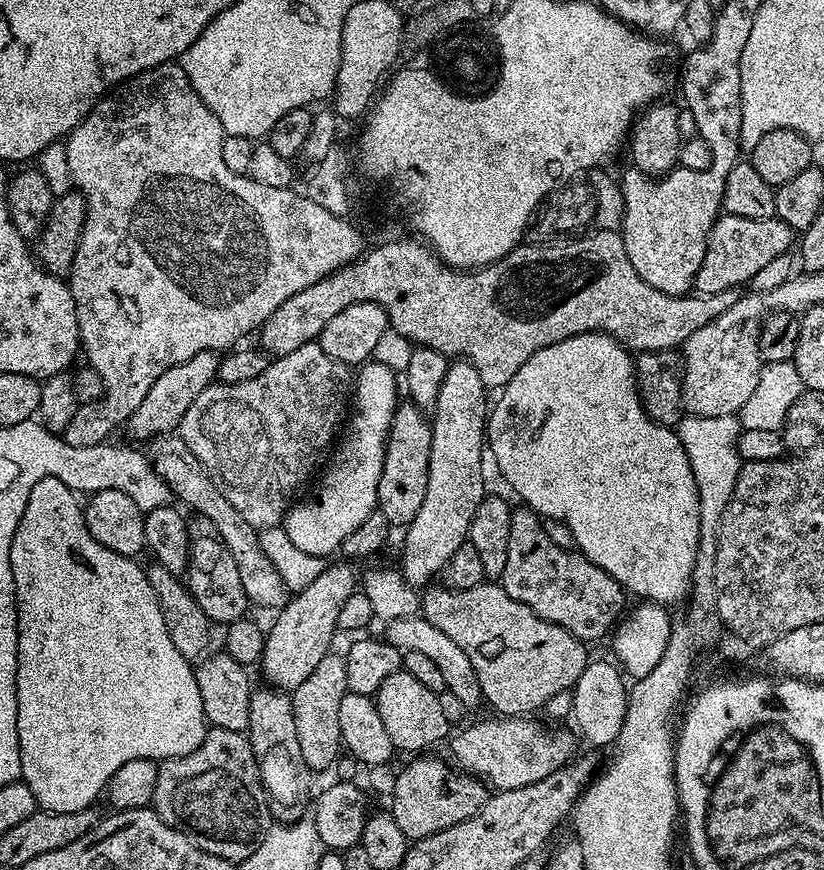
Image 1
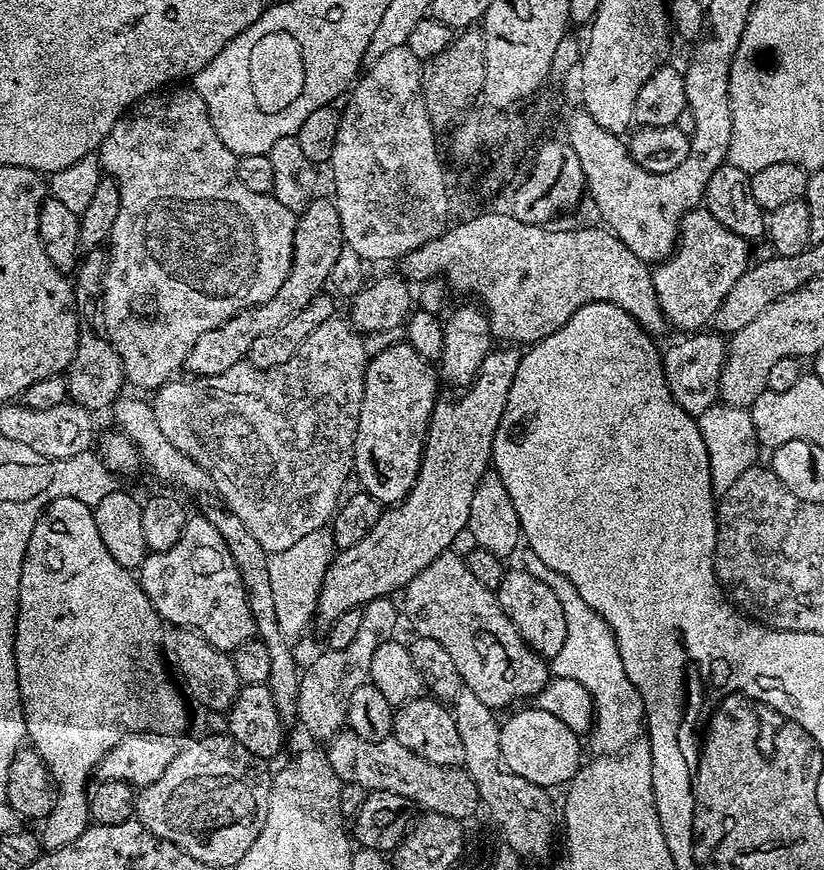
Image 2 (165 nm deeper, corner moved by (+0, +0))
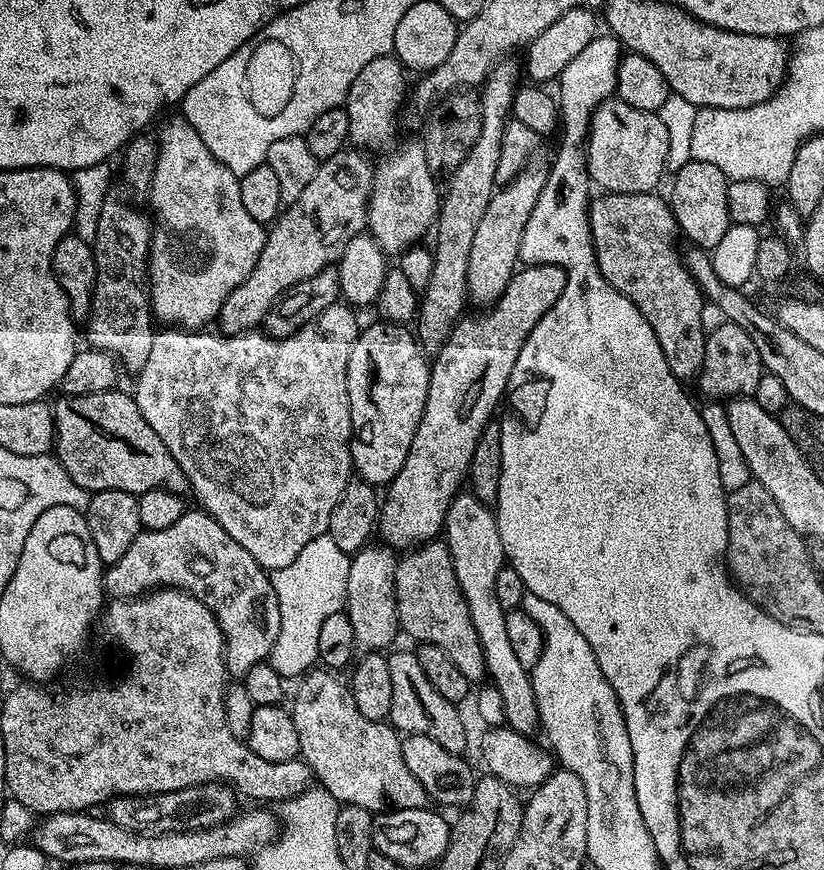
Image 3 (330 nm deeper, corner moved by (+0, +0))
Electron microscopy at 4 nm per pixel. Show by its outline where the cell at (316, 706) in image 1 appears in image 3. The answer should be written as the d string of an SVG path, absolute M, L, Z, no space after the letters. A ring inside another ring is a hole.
M372 542L350 559L350 578L346 578L344 606L354 625L354 642L361 653L383 653L393 647L392 639L400 628L396 613L396 565L398 556L380 542Z

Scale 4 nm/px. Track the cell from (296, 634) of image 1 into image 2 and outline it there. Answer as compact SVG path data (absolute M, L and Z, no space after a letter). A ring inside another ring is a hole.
M516 346L493 347L467 388L453 400L437 399L428 420L420 468L408 497L395 506L385 507L378 522L374 522L374 530L362 542L339 549L328 563L316 596L315 619L321 620L321 625L332 624L346 610L391 597L391 592L399 593L418 570L426 570L434 558L449 551L455 545L452 543L456 535L467 529L470 498L474 498L482 474L489 471L494 434L521 355Z

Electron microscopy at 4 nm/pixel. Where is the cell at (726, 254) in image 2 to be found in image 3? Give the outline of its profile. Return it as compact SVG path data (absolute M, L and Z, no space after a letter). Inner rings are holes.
M655 191L600 194L588 206L590 234L598 270L618 294L630 298L650 322L670 370L681 382L695 381L704 361L704 308L700 287L688 273L681 249L676 249L678 229L671 203Z

